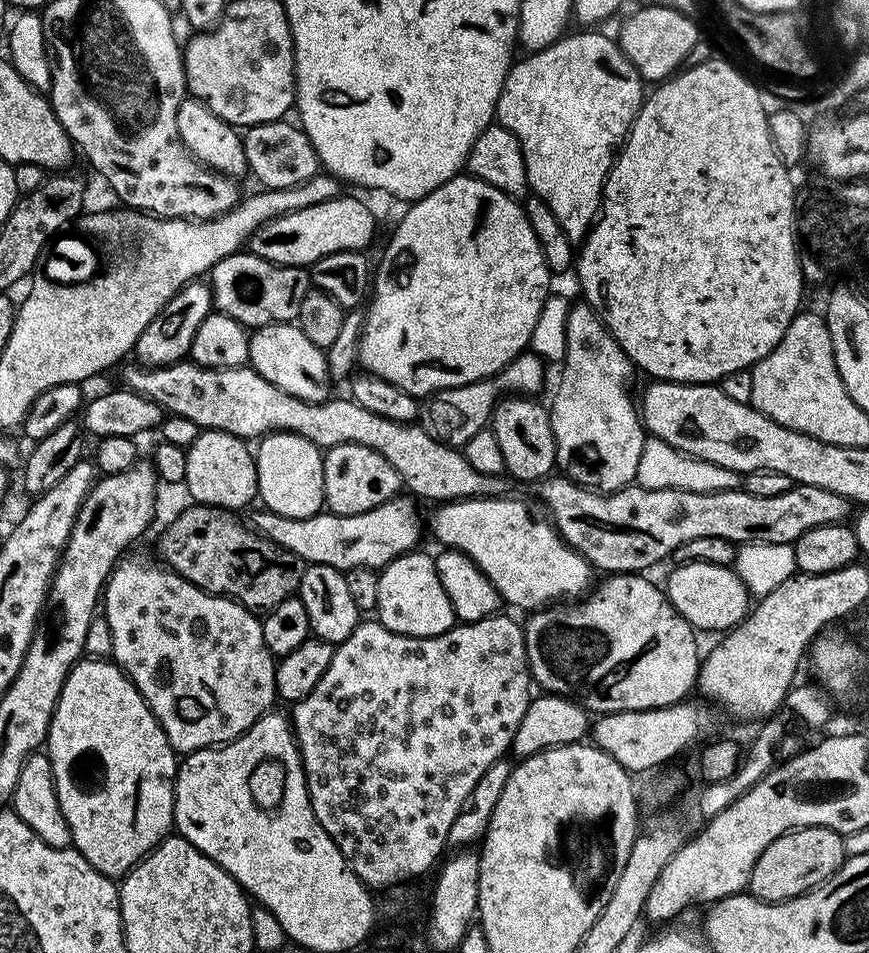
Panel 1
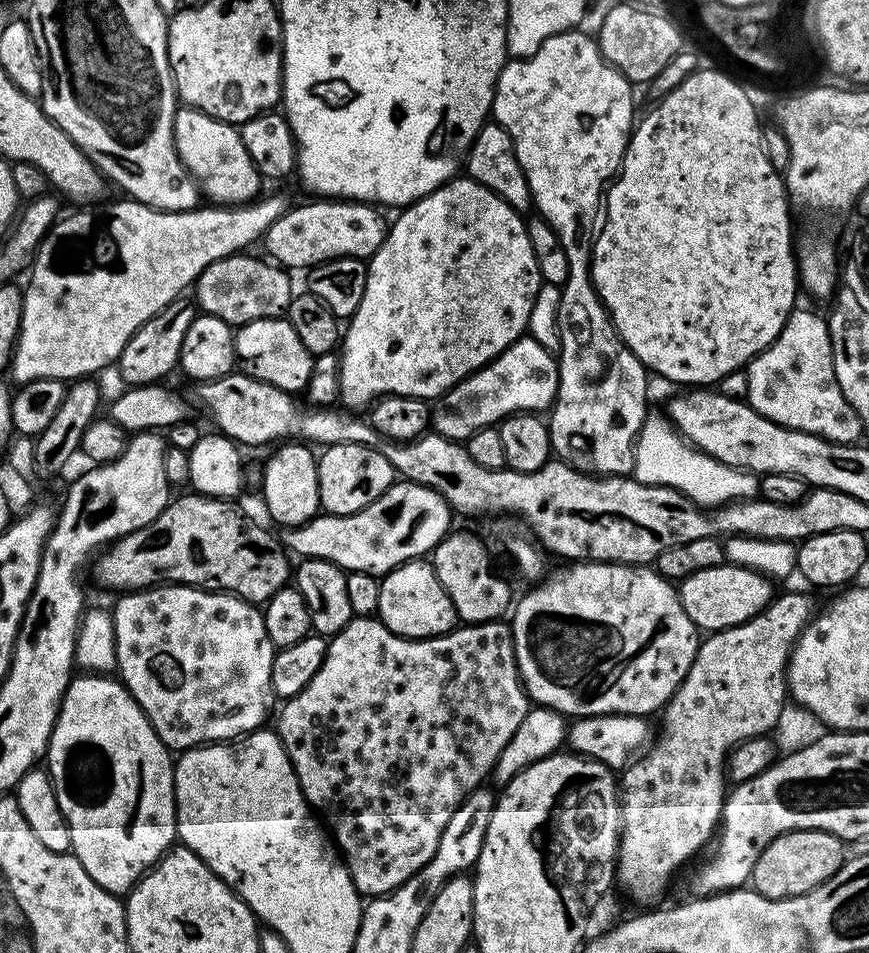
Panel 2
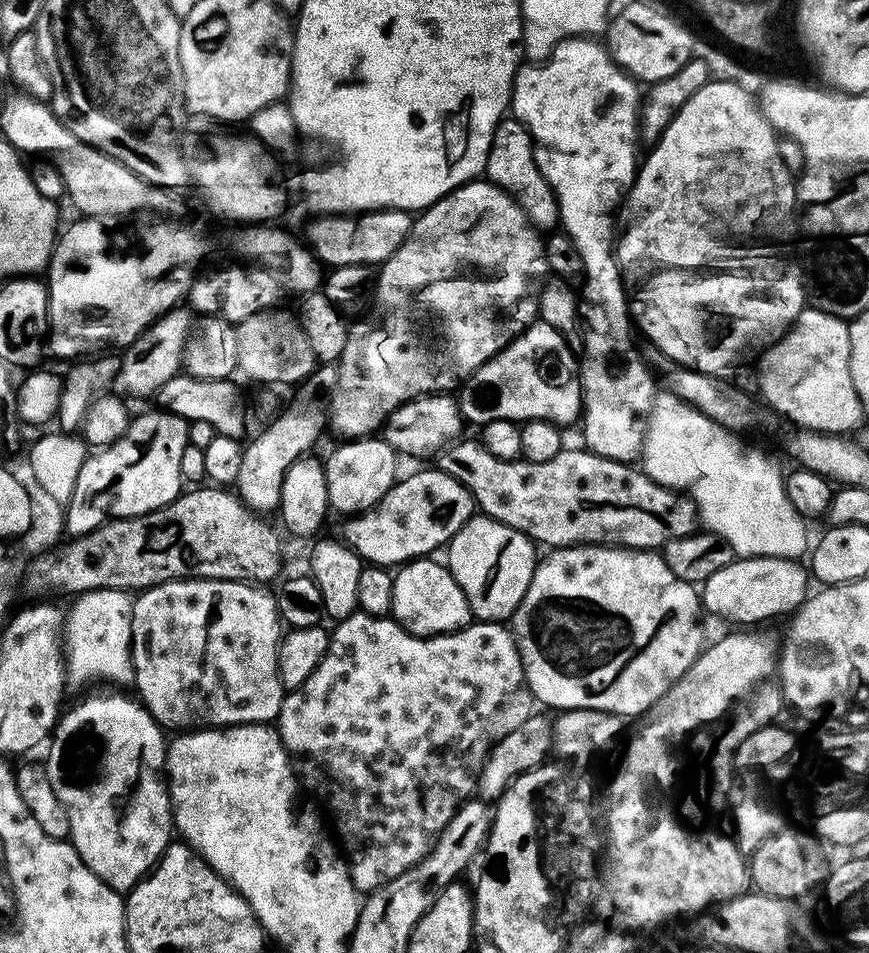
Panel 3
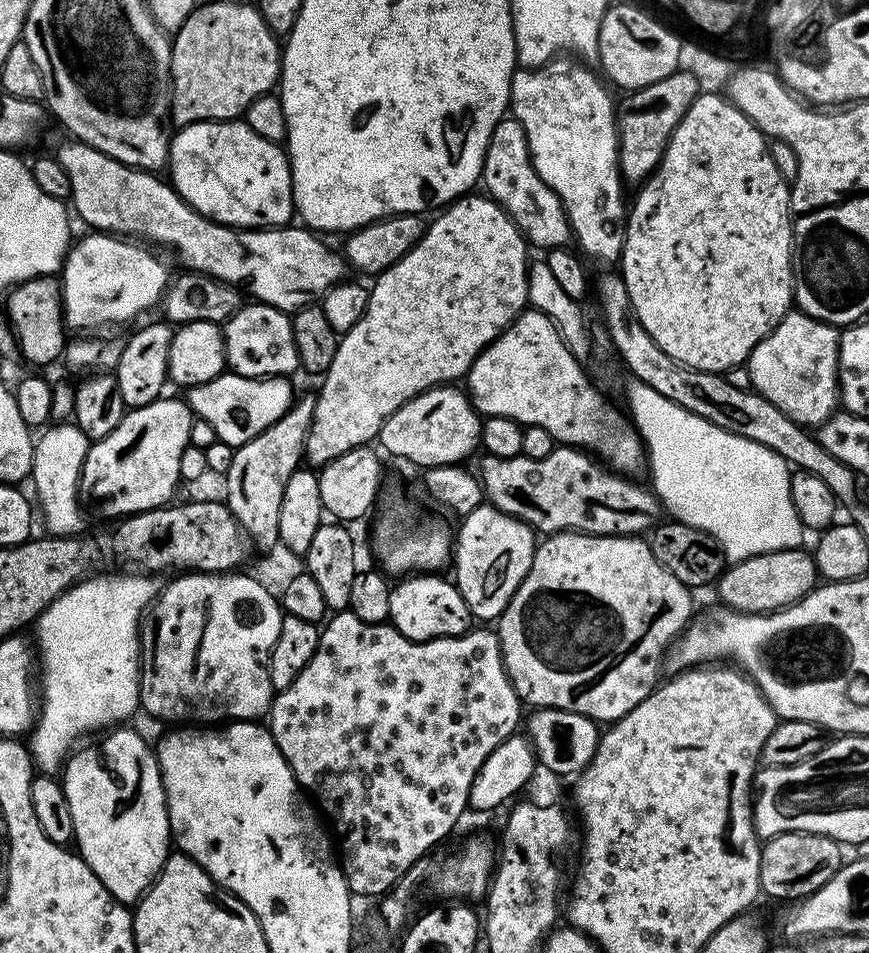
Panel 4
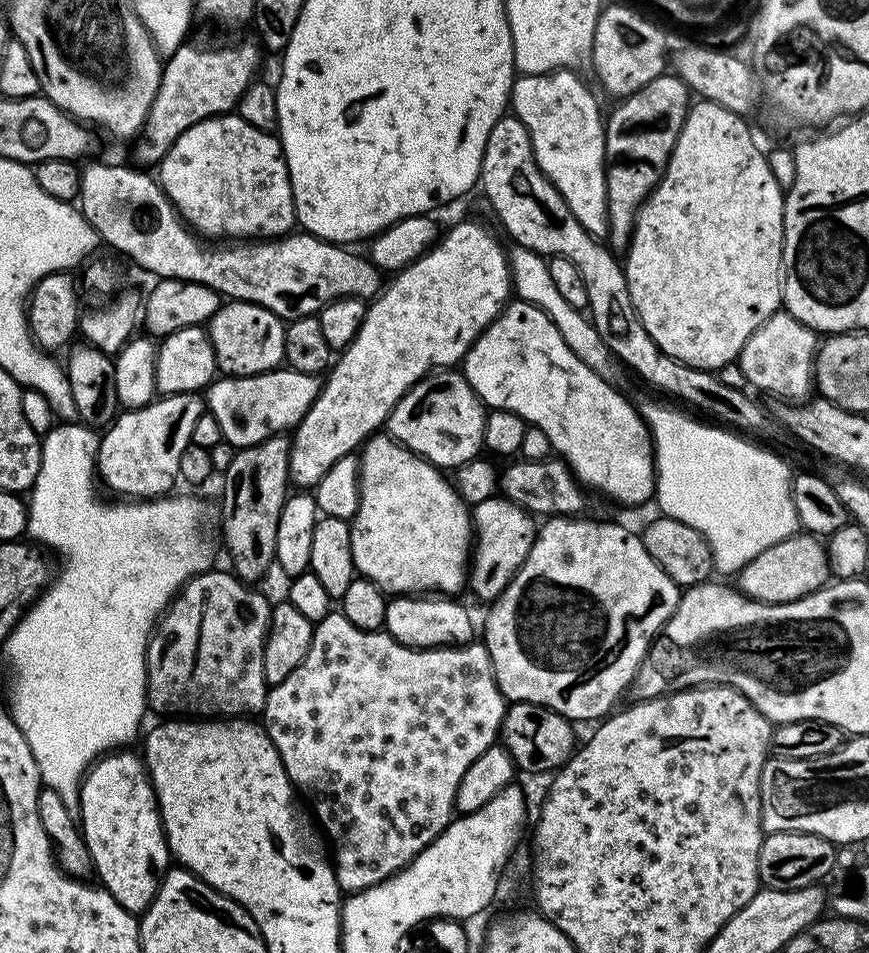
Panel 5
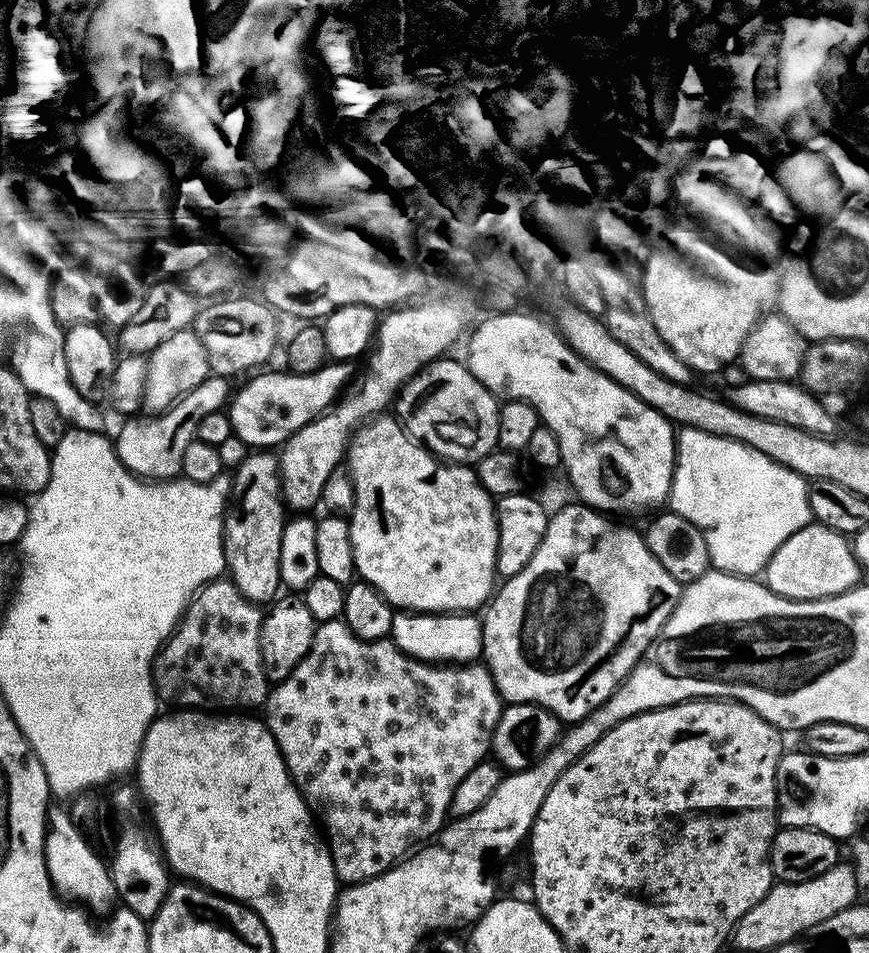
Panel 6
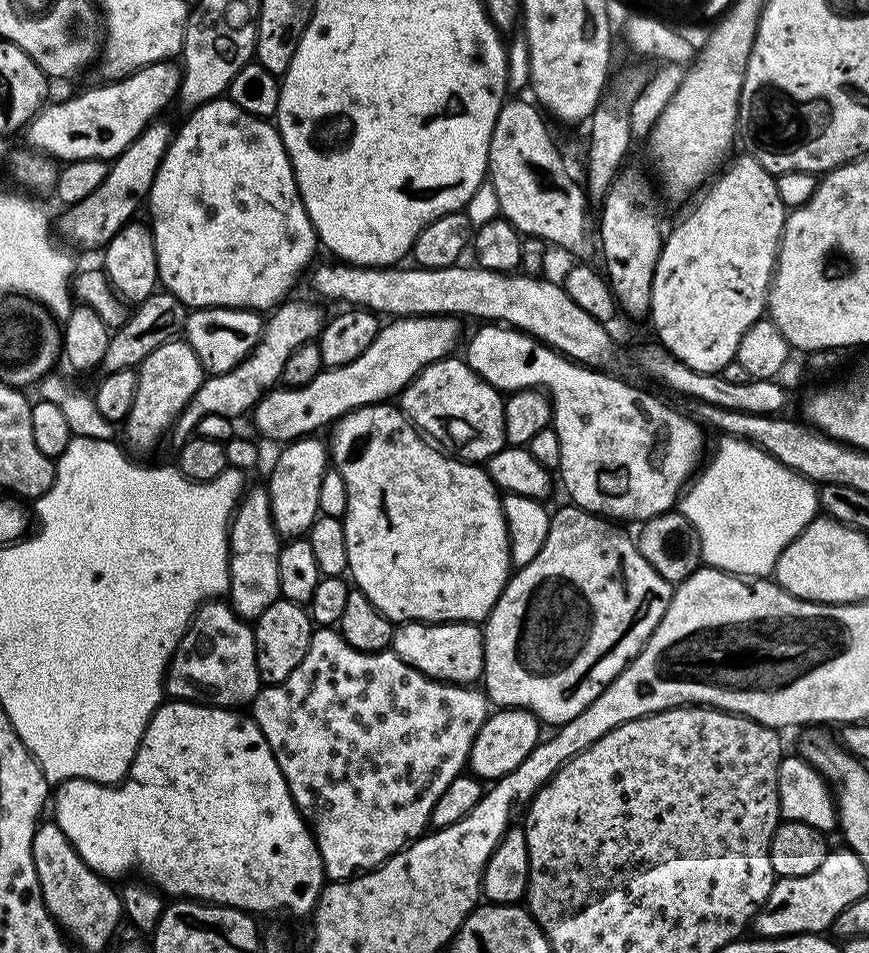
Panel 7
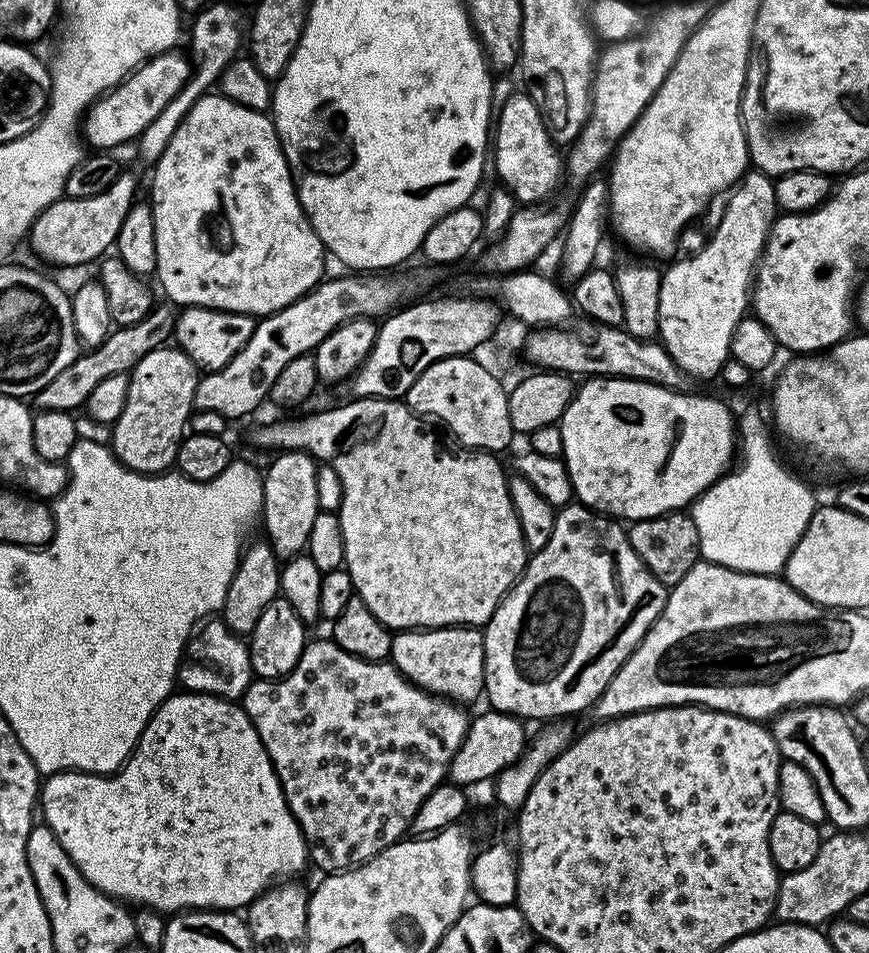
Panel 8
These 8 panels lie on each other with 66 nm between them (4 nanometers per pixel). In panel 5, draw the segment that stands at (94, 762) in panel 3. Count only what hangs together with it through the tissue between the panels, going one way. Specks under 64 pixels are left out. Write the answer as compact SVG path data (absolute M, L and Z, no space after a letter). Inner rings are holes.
M116 750L97 759L89 767L78 788L78 824L82 829L84 845L88 847L91 867L100 875L99 883L119 904L133 914L143 914L160 888L162 873L169 867L170 844L162 823L162 812L156 809L154 785L148 778L144 761L128 750Z

